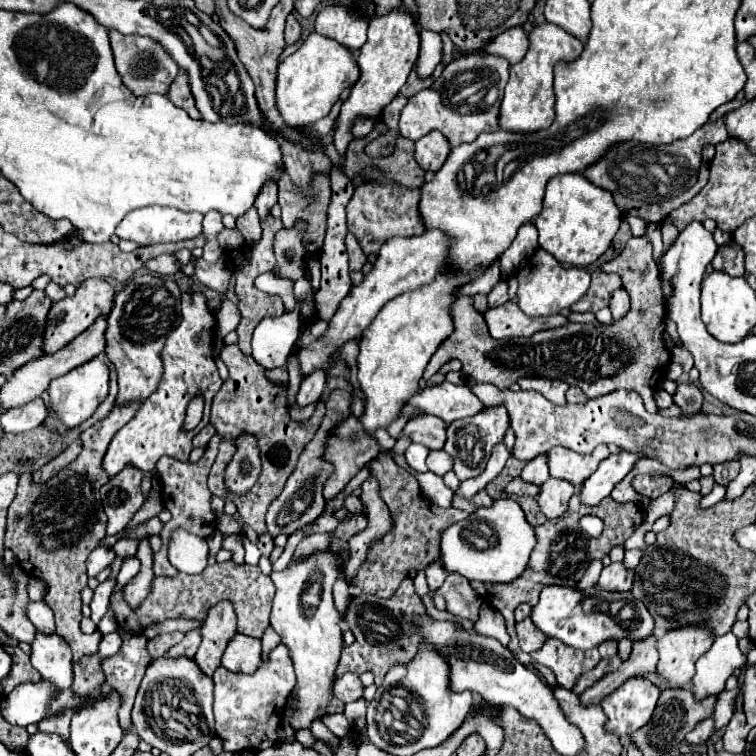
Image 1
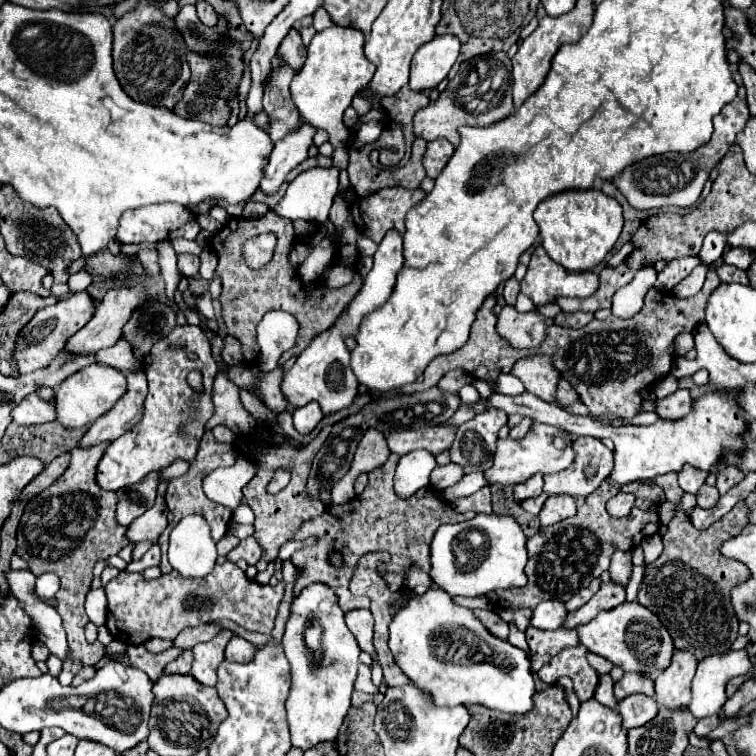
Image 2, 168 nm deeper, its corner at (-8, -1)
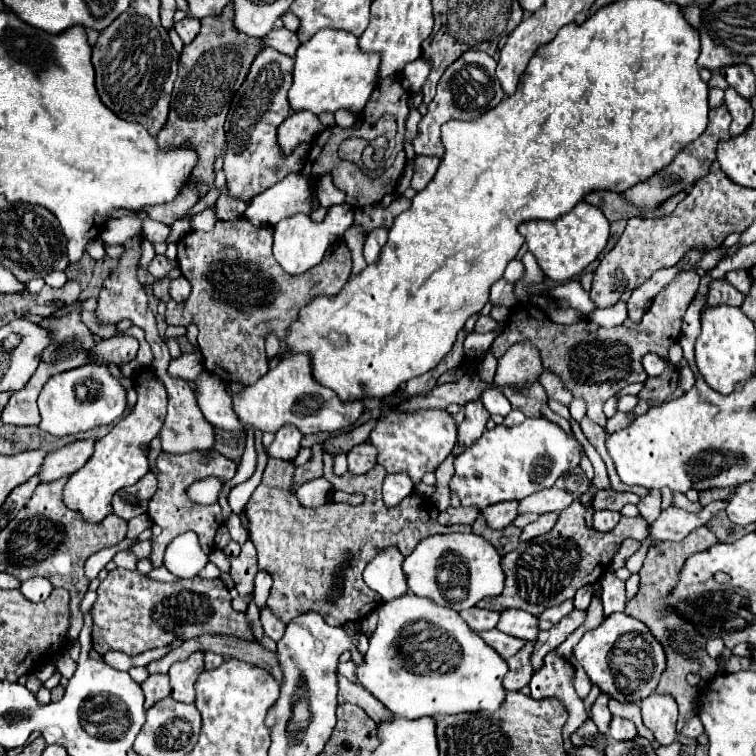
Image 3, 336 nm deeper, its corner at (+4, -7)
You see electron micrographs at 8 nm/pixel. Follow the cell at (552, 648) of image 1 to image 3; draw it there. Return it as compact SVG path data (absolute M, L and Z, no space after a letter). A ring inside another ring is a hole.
M554 651L544 657L544 665L540 673L534 673L530 681L530 697L544 699L556 697L560 699L570 713L570 723L564 729L564 749L566 753L574 753L570 735L574 735L586 723L586 711L582 699L578 699L574 691L574 667L568 659L556 655Z

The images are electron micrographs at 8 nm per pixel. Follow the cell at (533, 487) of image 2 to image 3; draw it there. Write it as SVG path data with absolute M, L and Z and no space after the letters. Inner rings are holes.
M504 501L504 505L490 505L482 509L482 515L490 529L504 529L516 519L516 501Z

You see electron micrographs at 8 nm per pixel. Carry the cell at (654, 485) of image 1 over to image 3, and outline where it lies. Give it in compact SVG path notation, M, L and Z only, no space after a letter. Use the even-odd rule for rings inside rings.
M600 491L594 497L594 511L598 509L610 509L610 511L620 511L626 503L638 503L640 497L634 493L616 493L616 491ZM600 495L600 501L598 501ZM600 503L600 505L598 505Z

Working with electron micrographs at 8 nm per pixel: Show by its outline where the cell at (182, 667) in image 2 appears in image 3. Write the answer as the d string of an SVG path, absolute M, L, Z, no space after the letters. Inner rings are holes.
M150 675L150 677L142 683L142 691L144 691L144 695L146 695L144 709L150 709L154 703L158 703L158 701L162 701L164 697L170 695L168 675Z

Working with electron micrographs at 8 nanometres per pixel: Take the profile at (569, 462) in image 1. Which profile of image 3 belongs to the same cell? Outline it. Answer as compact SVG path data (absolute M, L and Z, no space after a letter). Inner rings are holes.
M560 477L560 481L556 481L556 485L552 489L534 493L532 497L526 497L524 501L520 501L518 503L518 515L522 515L522 513L538 513L538 515L544 515L544 513L550 513L550 511L560 513L570 503L574 503L586 489L588 489L588 485L586 485L586 479L584 477L580 479L580 487L576 491L568 491L564 487L564 479Z

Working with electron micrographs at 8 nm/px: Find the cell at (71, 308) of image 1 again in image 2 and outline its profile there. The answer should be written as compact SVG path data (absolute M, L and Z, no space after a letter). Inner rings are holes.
M88 291L72 293L68 299L40 309L34 315L34 319L28 323L28 327L24 327L24 331L20 333L20 339L16 341L14 357L18 361L18 371L20 373L32 373L36 369L48 367L52 363L52 359L60 351L64 351L66 341L92 319L94 311L96 311L96 301L92 299L92 295Z

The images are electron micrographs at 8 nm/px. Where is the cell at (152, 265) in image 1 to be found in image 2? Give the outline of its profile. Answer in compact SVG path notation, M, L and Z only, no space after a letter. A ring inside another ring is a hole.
M138 251L136 253L140 265L148 275L160 275L160 265L158 265L158 253L156 251Z

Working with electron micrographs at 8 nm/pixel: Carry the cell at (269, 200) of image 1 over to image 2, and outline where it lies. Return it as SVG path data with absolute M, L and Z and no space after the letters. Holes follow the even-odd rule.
M302 123L300 131L292 131L288 139L274 143L270 163L264 171L264 179L260 181L260 189L266 195L274 195L280 189L280 185L286 181L286 175L308 157L308 147L312 145L314 133L316 129Z

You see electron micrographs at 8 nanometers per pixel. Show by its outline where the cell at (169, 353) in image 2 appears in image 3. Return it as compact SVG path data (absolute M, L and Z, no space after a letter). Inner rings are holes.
M140 375L136 377L136 391L138 401L134 409L120 419L108 435L96 441L92 457L86 461L86 465L76 471L76 477L70 477L62 501L68 509L78 511L86 523L100 523L104 517L112 513L112 495L128 485L134 485L140 477L144 477L150 469L148 457L144 451L144 445L148 445L162 429L164 423L164 409L166 409L166 395L164 385L158 377L152 375Z

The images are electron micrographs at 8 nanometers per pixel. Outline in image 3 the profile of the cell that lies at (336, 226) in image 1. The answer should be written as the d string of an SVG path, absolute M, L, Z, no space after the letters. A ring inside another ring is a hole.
M322 29L310 41L298 47L294 65L294 83L288 91L288 101L294 111L312 111L320 115L322 111L350 109L360 113L376 87L380 55L366 53L358 47L358 37L348 31Z

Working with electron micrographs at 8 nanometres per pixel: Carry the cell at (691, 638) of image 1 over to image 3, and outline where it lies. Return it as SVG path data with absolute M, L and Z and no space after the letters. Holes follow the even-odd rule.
M652 693L640 703L642 721L654 733L654 739L660 745L670 745L676 741L676 717L678 707L672 697Z

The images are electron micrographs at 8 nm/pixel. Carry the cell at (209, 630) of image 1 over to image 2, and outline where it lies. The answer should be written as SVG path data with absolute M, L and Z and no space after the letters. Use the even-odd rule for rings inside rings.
M222 629L216 639L204 641L194 647L194 663L192 663L192 677L200 679L204 685L216 685L216 669L224 661L226 643L234 637L230 629Z

